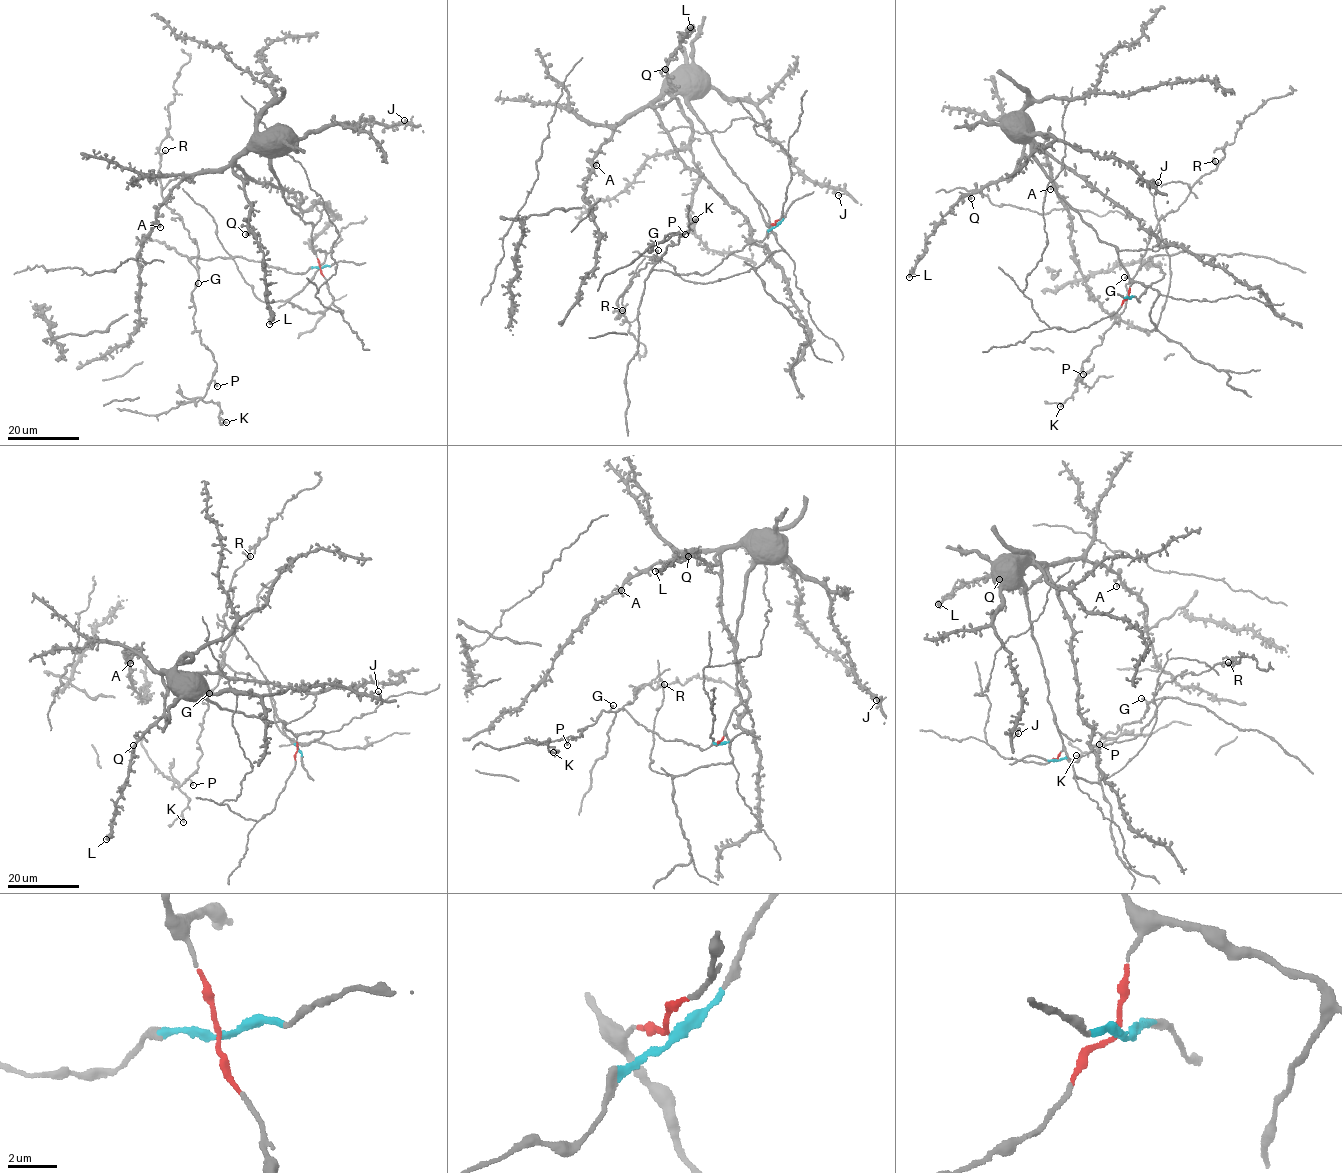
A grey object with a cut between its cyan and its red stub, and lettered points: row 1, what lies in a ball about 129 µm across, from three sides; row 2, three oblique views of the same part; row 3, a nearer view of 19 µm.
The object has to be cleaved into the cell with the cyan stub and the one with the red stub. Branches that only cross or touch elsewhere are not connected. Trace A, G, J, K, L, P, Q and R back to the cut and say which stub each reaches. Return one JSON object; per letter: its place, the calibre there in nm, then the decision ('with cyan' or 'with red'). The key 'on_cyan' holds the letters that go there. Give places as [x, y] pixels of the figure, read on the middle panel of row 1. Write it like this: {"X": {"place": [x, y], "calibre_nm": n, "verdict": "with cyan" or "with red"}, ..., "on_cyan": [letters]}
{"A": {"place": [596, 165], "calibre_nm": 440, "verdict": "with red"}, "G": {"place": [658, 250], "calibre_nm": 360, "verdict": "with cyan"}, "J": {"place": [838, 195], "calibre_nm": 240, "verdict": "with red"}, "K": {"place": [695, 219], "calibre_nm": 240, "verdict": "with cyan"}, "L": {"place": [690, 27], "calibre_nm": 500, "verdict": "with red"}, "P": {"place": [685, 234], "calibre_nm": 320, "verdict": "with cyan"}, "Q": {"place": [665, 69], "calibre_nm": 320, "verdict": "with red"}, "R": {"place": [622, 310], "calibre_nm": 300, "verdict": "with cyan"}, "on_cyan": ["G", "K", "P", "R"]}

